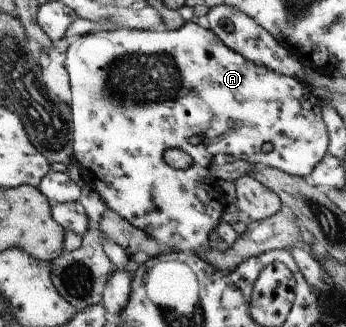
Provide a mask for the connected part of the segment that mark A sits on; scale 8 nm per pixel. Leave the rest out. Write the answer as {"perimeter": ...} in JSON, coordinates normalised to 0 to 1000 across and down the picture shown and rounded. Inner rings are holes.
{"perimeter":[[[543,64],[514,89],[477,89],[454,95],[422,95],[413,89],[341,86],[332,95],[292,92],[277,101],[237,107],[208,135],[199,135],[191,156],[191,177],[182,205],[197,229],[202,300],[197,330],[205,343],[208,370],[208,489],[228,517],[228,532],[249,569],[280,587],[286,609],[303,621],[306,636],[327,642],[367,673],[384,694],[413,703],[465,758],[491,752],[509,771],[558,771],[581,783],[598,758],[613,749],[598,734],[601,709],[618,700],[639,670],[630,618],[613,612],[616,590],[604,572],[604,505],[616,477],[630,468],[665,471],[682,489],[717,492],[725,502],[746,502],[769,511],[809,517],[835,535],[884,544],[908,505],[945,471],[945,404],[928,364],[928,330],[936,315],[905,281],[887,251],[867,251],[861,242],[798,226],[757,199],[734,196],[656,144],[607,89],[587,89],[578,80]],[[780,434],[786,459],[757,465],[757,440]],[[480,456],[520,456],[538,465],[555,486],[555,502],[540,517],[506,517],[488,511],[468,483]]]}

